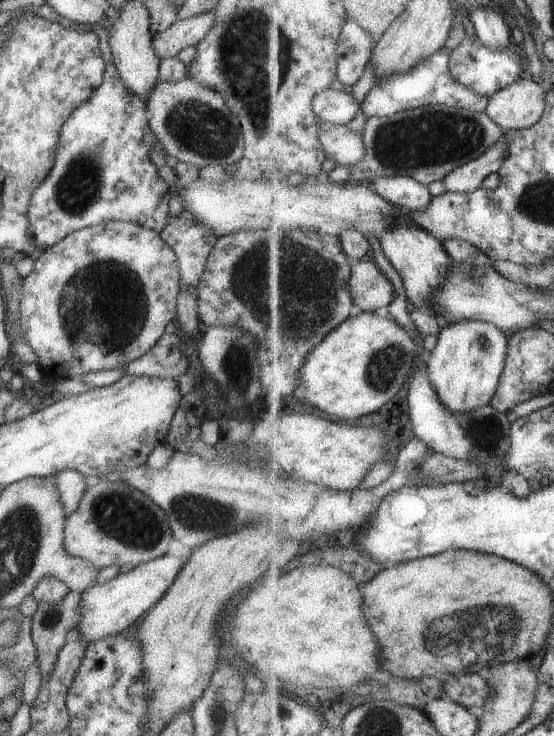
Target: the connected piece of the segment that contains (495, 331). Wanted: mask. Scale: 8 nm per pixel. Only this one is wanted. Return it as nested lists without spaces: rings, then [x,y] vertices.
[[[465,320],[440,330],[433,350],[425,357],[428,377],[441,402],[464,413],[487,406],[493,400],[508,357],[508,339],[496,324]]]

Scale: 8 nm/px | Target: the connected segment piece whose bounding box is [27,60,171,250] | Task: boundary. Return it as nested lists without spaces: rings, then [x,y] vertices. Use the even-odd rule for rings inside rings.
[[[108,60],[101,84],[61,125],[53,166],[43,182],[31,193],[27,209],[28,221],[31,238],[38,247],[43,250],[73,231],[105,221],[129,221],[156,233],[165,226],[170,214],[168,200],[171,192],[169,185],[157,175],[158,168],[149,158],[156,136],[145,119],[145,110],[144,101],[129,92],[117,69]]]

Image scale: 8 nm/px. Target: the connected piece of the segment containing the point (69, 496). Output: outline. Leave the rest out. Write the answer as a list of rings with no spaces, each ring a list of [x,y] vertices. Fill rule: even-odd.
[[[65,469],[57,473],[53,479],[59,493],[65,519],[67,519],[68,514],[77,508],[89,480],[75,469]]]

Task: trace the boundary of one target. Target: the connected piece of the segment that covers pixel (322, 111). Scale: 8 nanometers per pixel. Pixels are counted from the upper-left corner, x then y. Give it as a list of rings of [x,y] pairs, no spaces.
[[[329,88],[316,94],[312,107],[323,122],[346,125],[357,116],[362,104],[359,104],[351,93]]]

